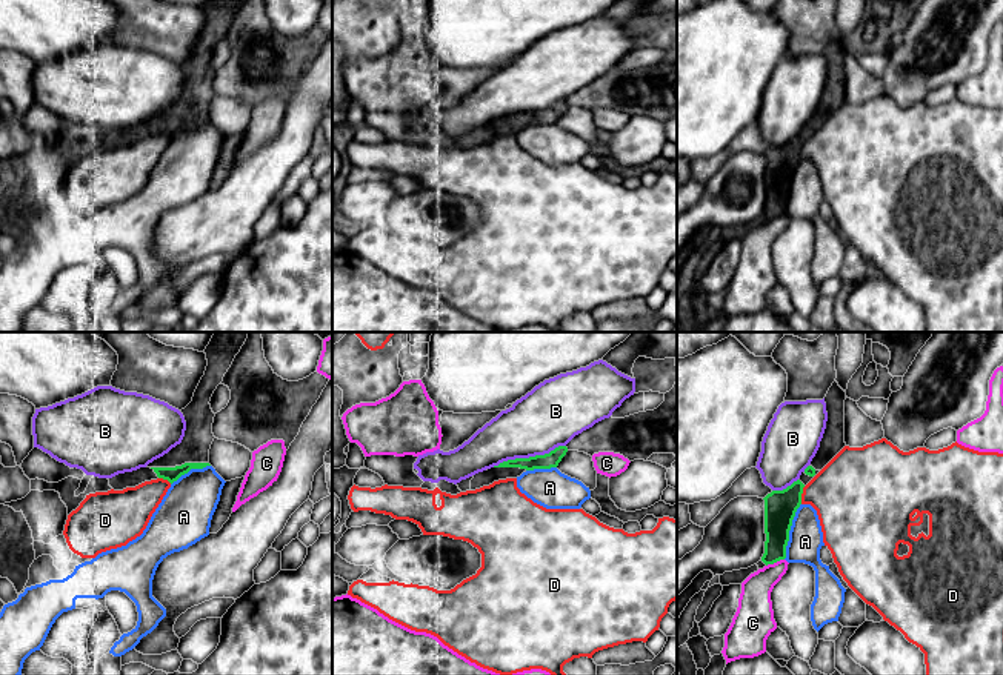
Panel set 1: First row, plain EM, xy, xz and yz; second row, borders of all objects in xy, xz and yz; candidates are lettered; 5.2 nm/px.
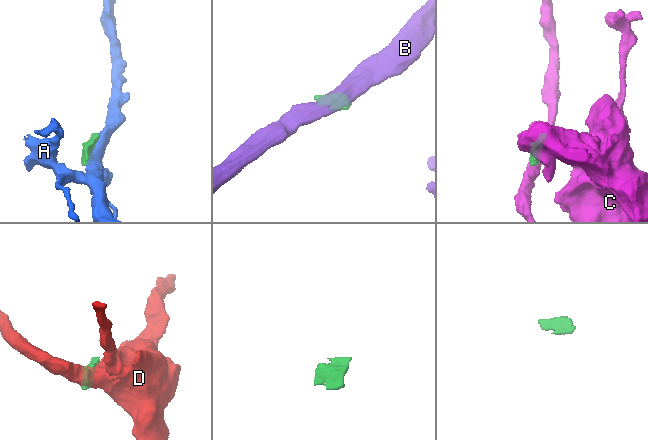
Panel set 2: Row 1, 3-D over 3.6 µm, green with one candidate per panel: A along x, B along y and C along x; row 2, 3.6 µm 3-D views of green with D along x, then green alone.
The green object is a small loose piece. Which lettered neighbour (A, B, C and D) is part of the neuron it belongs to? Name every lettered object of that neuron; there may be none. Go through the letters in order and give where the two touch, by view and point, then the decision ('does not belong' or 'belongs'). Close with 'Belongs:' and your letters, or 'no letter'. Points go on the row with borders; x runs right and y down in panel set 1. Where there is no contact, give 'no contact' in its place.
A: meets green in yz at (789, 529); does not belong
B: meets green in xz at (529, 457); does not belong
C: meets green in yz at (774, 561); does not belong
D: meets green in yz at (800, 495); does not belong
Belongs: no letter

